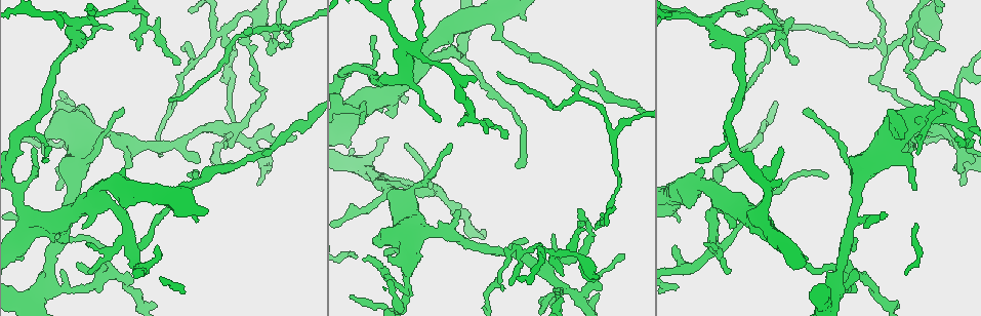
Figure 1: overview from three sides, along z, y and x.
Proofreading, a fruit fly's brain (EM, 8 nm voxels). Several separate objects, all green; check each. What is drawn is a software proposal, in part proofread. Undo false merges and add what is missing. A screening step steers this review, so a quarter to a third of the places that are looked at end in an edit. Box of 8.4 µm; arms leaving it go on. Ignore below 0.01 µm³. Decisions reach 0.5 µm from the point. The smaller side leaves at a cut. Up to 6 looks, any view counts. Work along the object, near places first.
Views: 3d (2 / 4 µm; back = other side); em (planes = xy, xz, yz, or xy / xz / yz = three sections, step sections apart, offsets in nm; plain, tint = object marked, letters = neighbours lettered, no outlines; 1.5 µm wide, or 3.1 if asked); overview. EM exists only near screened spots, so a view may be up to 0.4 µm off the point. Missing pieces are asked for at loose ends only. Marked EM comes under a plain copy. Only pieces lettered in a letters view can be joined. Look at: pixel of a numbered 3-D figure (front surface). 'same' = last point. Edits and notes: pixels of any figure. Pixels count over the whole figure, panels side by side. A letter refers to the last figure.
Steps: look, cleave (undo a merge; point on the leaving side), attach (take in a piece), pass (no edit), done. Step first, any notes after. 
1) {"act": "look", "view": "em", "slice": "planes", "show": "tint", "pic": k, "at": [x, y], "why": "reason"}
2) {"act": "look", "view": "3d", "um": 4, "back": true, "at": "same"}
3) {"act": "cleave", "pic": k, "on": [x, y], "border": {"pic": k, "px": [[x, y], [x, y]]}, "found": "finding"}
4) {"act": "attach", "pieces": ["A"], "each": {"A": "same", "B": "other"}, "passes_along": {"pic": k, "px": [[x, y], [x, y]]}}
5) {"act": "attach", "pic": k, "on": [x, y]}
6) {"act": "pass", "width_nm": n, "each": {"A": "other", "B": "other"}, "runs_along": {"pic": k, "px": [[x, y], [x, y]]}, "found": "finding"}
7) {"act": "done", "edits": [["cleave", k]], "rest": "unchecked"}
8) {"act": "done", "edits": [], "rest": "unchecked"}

{"act": "look", "view": "em", "slice": "xz", "step": 4, "show": "letters", "pic": 1, "at": [465, 113], "why": "branch stops here"}

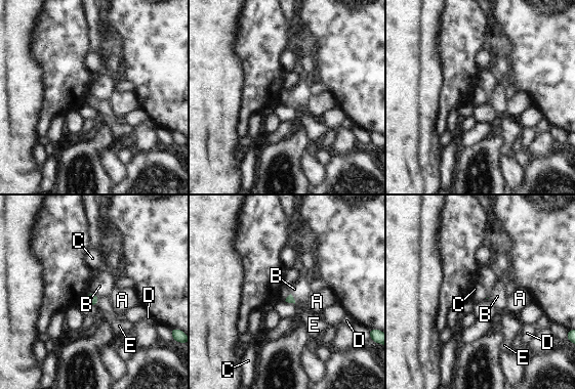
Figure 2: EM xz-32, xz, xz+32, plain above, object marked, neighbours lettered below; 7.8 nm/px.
{"act": "look", "view": "em", "slice": "planes", "show": "letters", "at": "same"}

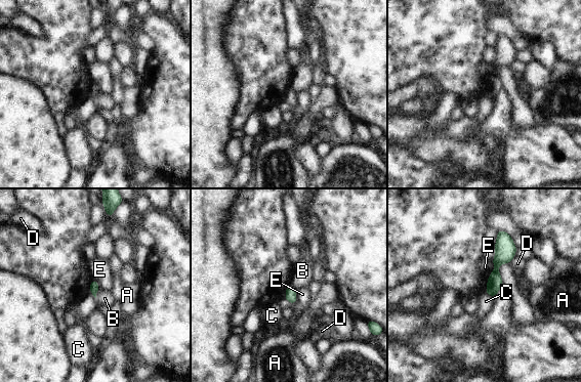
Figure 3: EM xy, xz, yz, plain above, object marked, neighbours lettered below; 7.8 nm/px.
{"act": "pass", "each": {"A": "other", "B": "other", "C": "other", "D": "other", "E": "other"}, "runs_along": {"pic": 3, "px": [[502, 232], [492, 293]]}, "found": "none of them fits"}

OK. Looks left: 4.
{"act": "look", "view": "em", "slice": "planes", "show": "letters", "pic": 1, "at": [523, 19]}

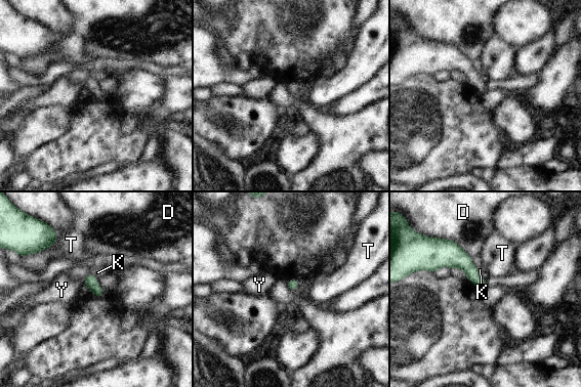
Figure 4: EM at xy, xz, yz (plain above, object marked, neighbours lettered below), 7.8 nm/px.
{"act": "pass", "each": {"D": "other", "K": "other", "T": "other", "Y": "other"}, "border": {"pic": 4, "px": [[57, 234], [51, 246], [34, 254]]}, "found": "none of them fits"}

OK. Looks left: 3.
{"act": "look", "view": "em", "slice": "planes", "show": "letters", "pic": 1, "at": [89, 270], "why": "branch stops here"}

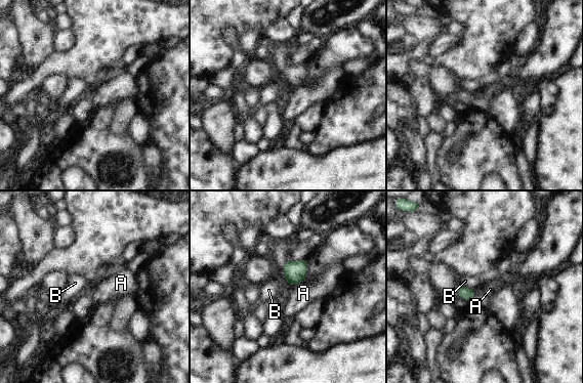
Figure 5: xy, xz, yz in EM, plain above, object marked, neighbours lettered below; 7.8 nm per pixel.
{"act": "pass", "width_nm": 100, "each": {"A": "other", "B": "other"}, "border": {"pic": 5, "px": [[461, 286], [474, 290]]}, "found": "no lettered piece goes on from it"}

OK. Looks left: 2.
{"act": "done", "edits": [], "rest": "unchecked"}

